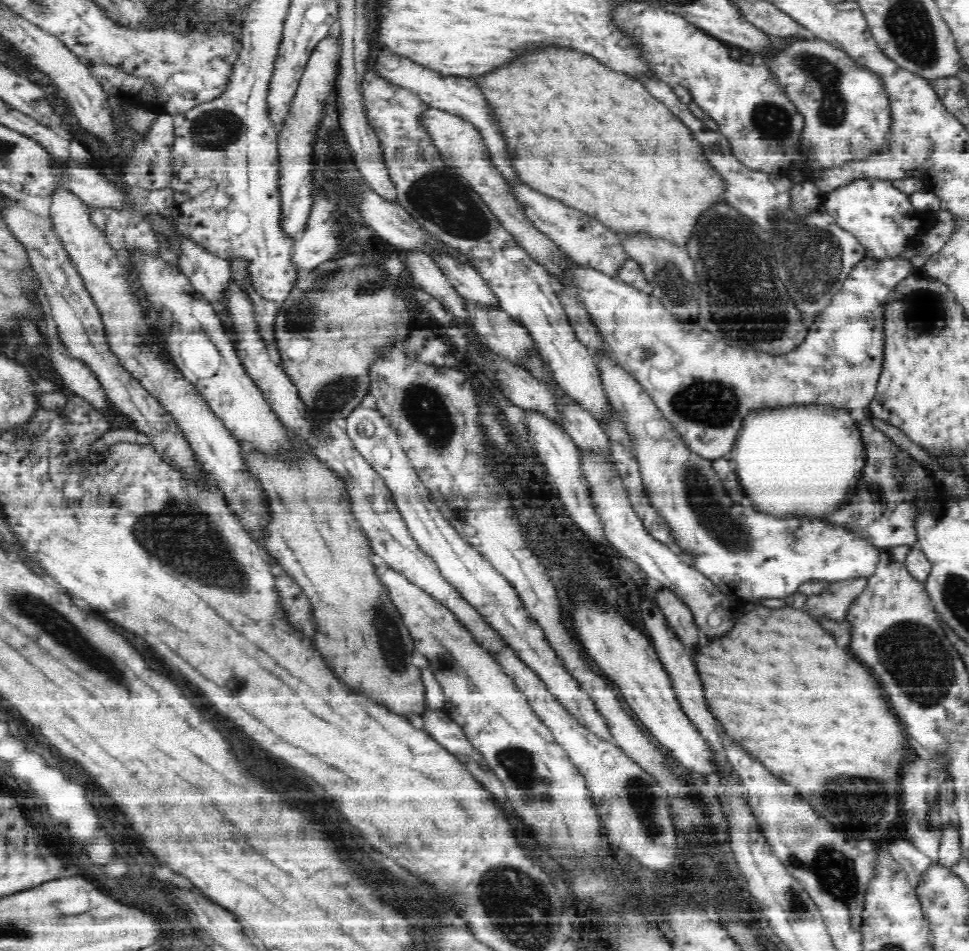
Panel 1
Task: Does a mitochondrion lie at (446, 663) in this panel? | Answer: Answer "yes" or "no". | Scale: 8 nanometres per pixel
yes

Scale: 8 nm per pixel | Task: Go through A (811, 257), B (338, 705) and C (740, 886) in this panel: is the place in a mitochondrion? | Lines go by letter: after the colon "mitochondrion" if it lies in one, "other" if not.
A: mitochondrion
B: other
C: other

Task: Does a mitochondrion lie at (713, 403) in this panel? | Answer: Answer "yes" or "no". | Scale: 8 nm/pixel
yes

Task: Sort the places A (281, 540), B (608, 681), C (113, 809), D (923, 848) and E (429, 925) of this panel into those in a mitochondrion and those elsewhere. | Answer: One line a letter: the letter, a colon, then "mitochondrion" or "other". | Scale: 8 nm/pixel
A: other
B: other
C: other
D: other
E: other

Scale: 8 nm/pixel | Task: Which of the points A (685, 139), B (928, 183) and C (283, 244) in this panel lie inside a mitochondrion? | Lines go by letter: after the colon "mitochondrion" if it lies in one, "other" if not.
A: other
B: other
C: other

